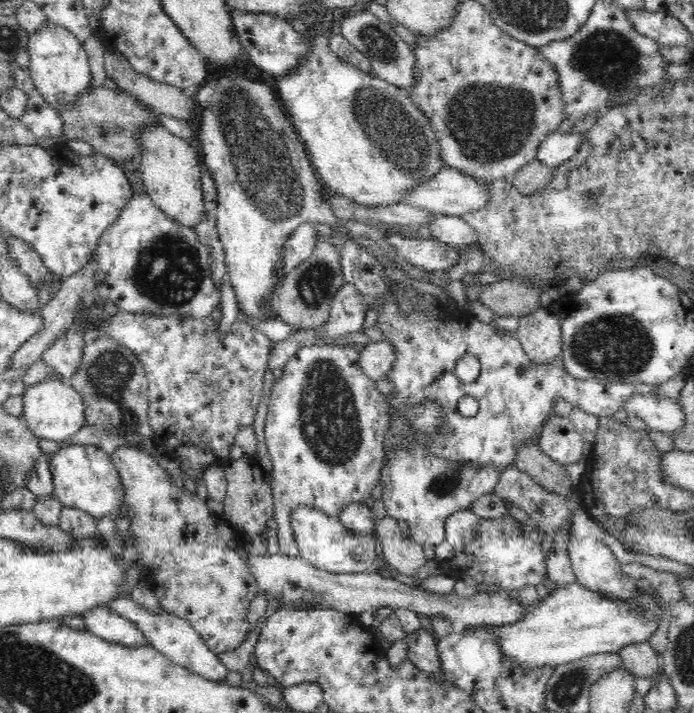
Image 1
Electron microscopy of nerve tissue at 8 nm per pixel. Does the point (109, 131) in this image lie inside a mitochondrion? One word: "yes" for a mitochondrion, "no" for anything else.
yes

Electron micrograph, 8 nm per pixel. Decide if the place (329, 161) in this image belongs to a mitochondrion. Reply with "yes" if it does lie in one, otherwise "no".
no

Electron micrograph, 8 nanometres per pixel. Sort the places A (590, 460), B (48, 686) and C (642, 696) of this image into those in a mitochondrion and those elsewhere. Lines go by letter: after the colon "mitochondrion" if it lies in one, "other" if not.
A: other
B: mitochondrion
C: other

